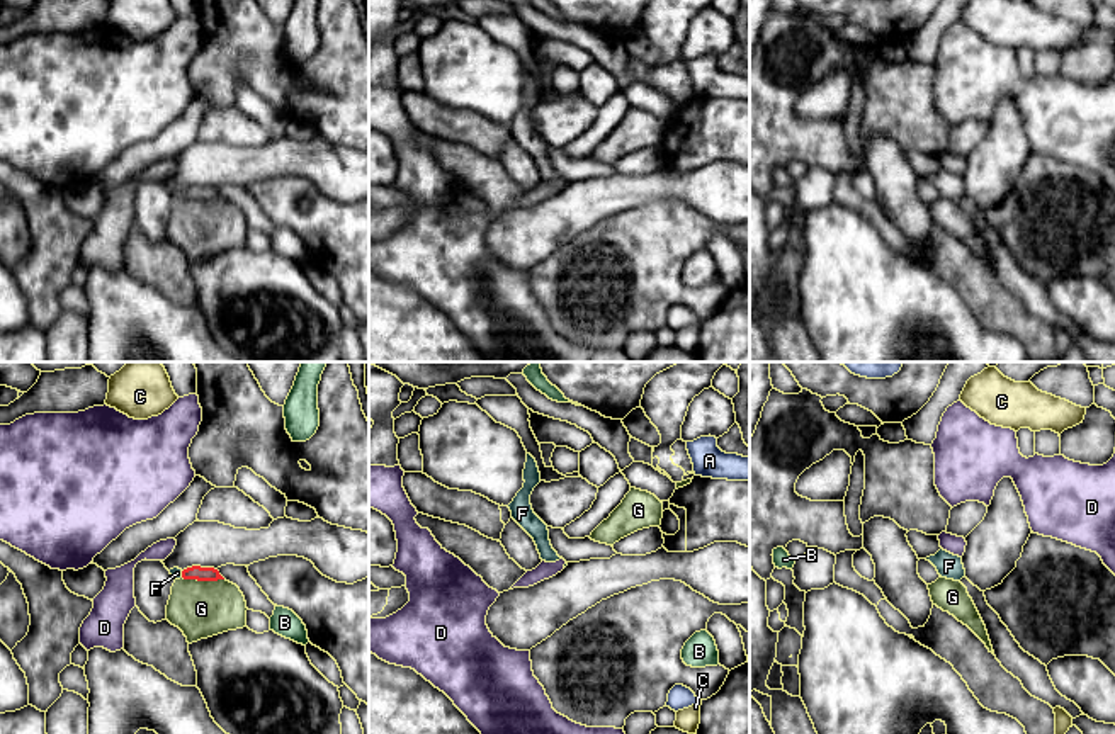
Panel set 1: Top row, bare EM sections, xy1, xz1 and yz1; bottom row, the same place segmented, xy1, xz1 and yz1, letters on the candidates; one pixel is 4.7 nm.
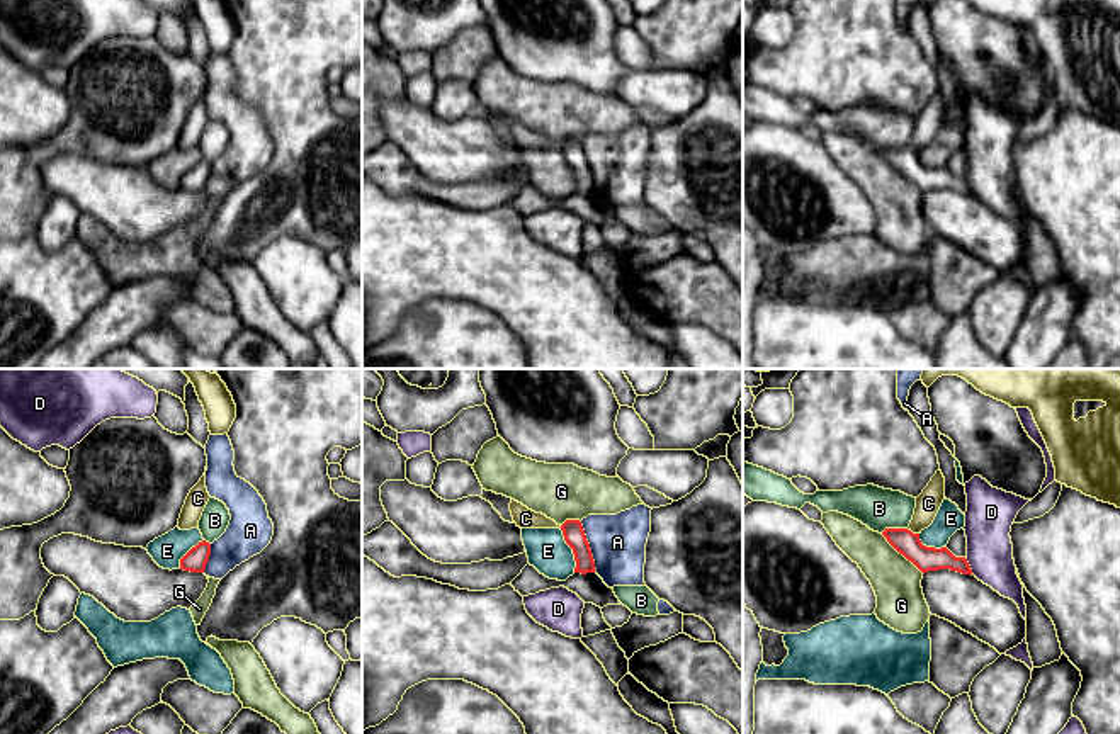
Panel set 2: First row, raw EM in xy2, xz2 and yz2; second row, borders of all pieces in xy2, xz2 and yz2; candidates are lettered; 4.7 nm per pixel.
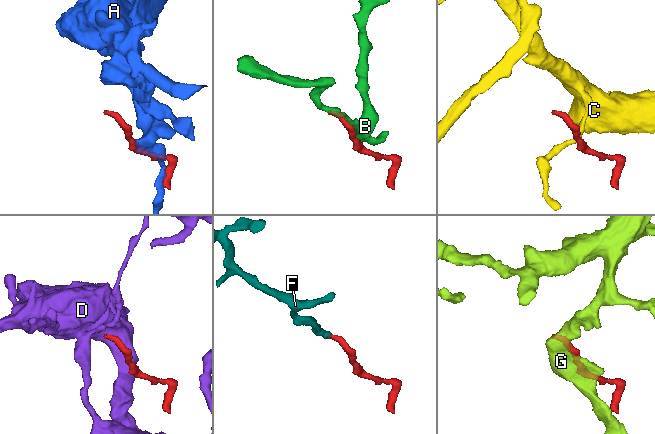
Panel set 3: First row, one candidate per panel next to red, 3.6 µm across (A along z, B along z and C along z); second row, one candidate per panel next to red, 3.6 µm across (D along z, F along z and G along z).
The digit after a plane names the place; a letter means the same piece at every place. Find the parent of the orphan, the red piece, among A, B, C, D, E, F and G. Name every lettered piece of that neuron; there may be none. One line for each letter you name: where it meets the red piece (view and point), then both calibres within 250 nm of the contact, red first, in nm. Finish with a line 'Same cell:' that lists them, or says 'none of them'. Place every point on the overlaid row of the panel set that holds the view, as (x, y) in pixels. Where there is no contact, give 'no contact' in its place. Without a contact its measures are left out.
F: contact xy1 (182, 575); calibres 70 and 50 nm
Same cell: F

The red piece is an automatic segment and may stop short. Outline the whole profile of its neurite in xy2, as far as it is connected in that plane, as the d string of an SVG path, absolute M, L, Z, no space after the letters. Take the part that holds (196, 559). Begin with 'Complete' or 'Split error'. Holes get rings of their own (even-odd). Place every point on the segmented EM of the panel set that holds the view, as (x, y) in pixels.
Complete. M202 540L180 559L180 569L190 573L204 573L209 556L211 544Z

